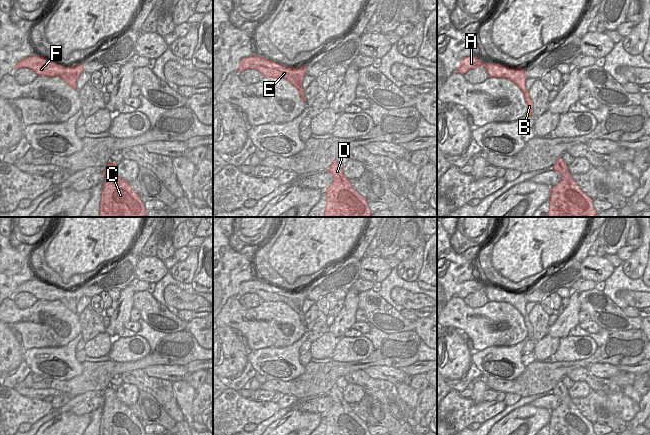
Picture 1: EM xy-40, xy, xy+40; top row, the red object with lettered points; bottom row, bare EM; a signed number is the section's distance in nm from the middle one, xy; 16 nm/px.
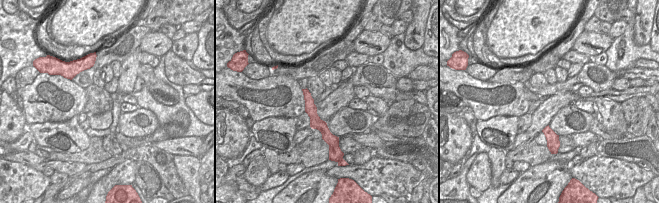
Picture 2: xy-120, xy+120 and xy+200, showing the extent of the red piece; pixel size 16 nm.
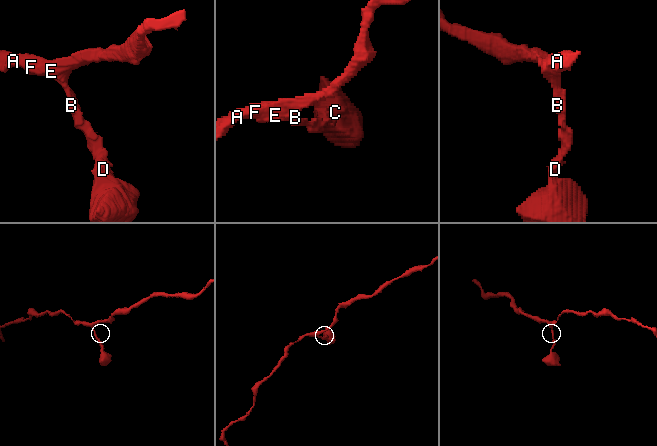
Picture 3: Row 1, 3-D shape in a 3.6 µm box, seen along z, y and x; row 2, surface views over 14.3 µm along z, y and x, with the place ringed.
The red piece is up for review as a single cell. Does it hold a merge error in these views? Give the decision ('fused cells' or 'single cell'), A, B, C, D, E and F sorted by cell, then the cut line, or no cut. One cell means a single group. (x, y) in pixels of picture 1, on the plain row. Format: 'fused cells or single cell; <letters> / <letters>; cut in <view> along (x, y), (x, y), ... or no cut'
single cell; A B C D E F; no cut

